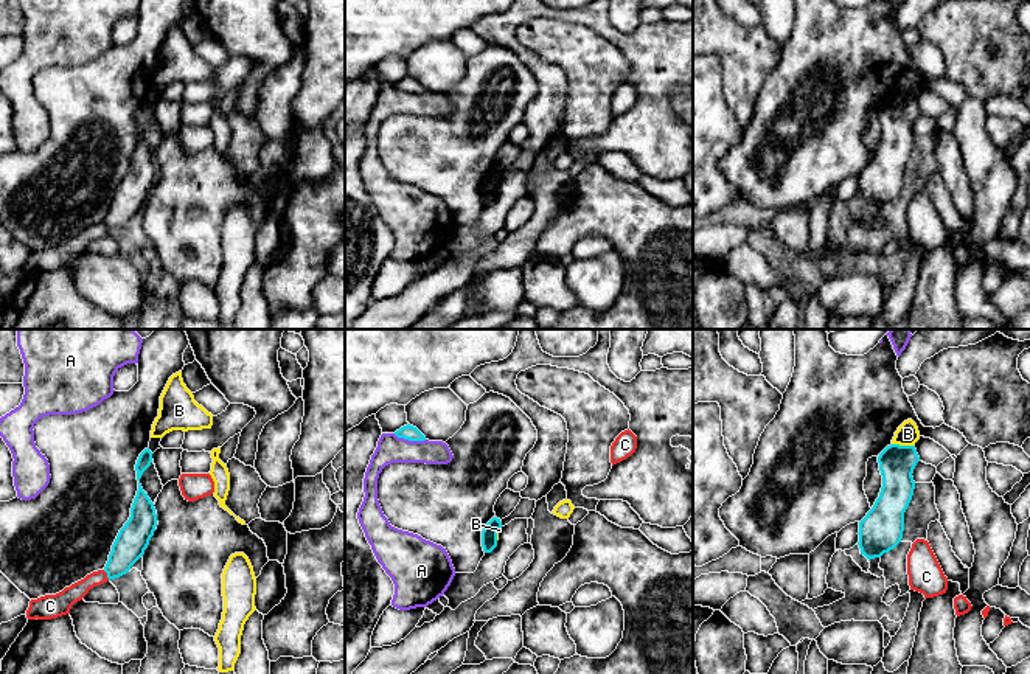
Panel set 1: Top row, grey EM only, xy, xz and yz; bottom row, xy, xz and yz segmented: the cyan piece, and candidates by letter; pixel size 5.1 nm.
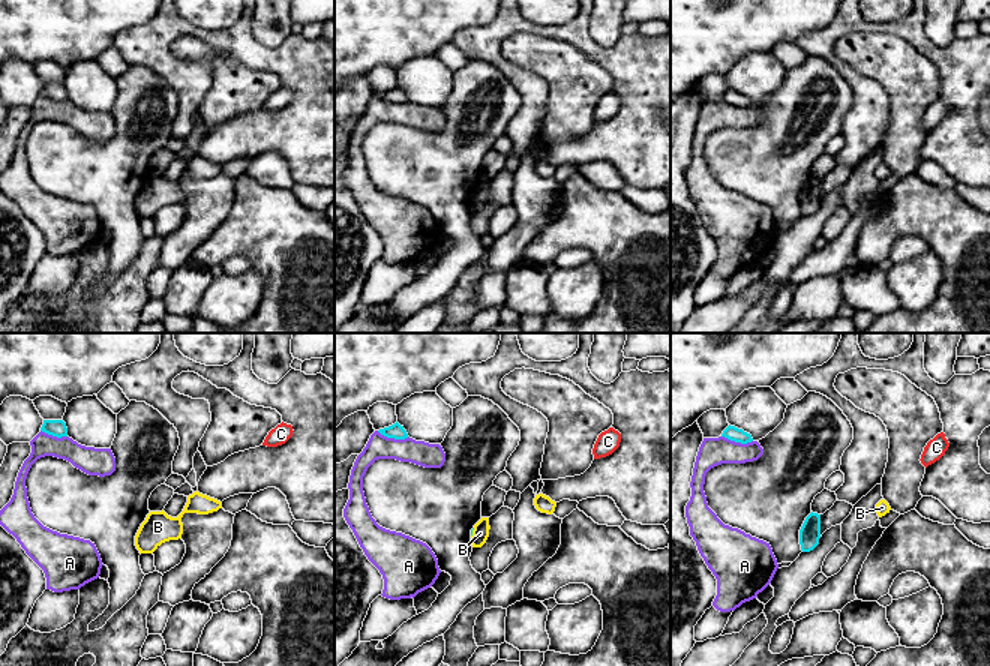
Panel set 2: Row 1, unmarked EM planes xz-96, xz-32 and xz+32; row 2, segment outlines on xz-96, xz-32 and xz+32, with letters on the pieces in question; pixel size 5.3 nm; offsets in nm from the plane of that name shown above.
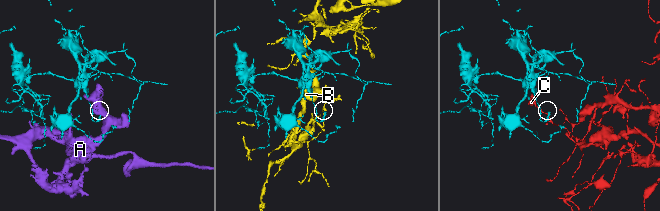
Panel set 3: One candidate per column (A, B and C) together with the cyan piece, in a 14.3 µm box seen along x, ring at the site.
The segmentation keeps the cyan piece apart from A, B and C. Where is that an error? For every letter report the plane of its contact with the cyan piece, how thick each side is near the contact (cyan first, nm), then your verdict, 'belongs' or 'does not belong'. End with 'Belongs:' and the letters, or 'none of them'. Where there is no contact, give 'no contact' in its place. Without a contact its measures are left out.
A: contact in xz; calibres 80 and 140 nm; does not belong
B: contact in yz; calibres 190 and 120 nm; does not belong
C: contact in xy; calibres 160 and 90 nm; does not belong
Belongs: none of them

